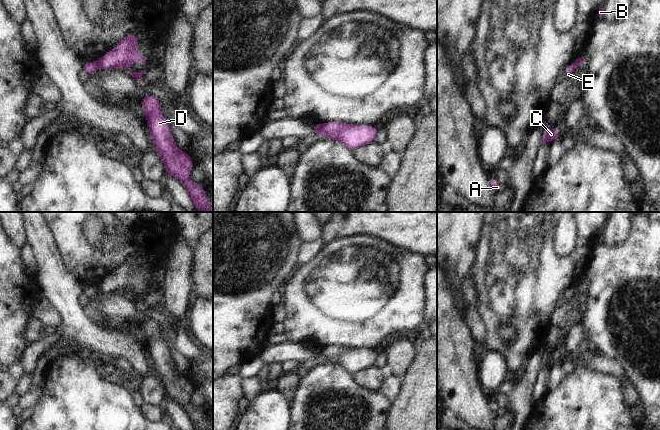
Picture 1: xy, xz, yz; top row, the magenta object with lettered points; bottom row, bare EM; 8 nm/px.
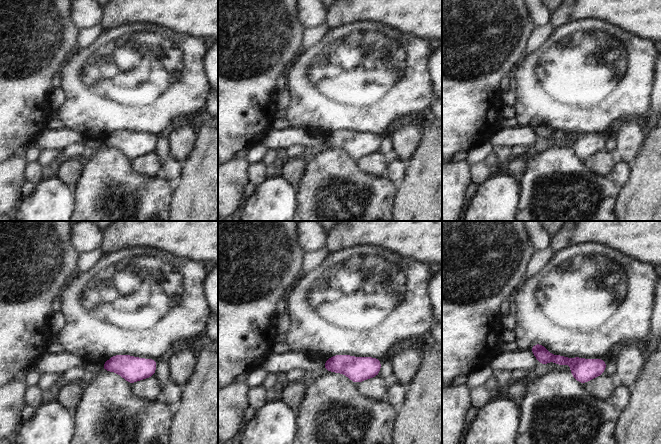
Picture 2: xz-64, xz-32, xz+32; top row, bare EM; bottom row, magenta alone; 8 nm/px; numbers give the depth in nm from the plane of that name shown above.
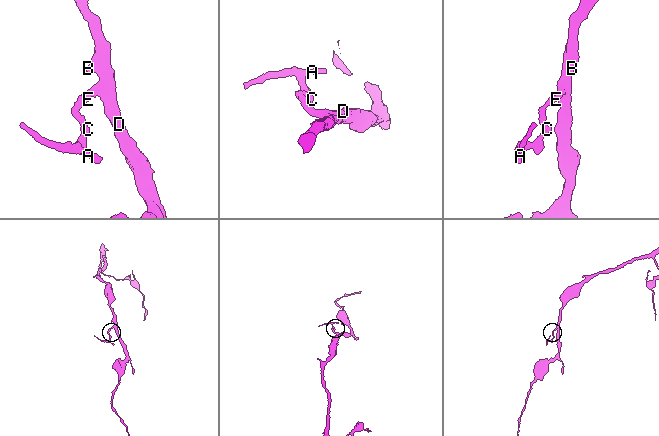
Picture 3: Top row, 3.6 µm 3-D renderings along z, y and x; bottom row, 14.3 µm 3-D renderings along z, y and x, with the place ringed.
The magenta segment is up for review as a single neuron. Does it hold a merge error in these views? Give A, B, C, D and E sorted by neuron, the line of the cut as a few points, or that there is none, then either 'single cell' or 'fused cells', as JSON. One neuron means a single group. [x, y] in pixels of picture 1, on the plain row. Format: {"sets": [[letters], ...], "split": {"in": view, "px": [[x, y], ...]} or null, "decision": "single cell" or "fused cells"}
{"sets": [["A", "C", "E"], ["B", "D"]], "split": {"in": "xz", "px": [[321, 348], [320, 354], [317, 357]]}, "decision": "fused cells"}

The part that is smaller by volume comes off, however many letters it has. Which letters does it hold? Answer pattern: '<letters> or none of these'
A, C, E

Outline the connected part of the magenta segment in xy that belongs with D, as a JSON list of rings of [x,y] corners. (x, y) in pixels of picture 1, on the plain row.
[[[147,318],[142,324],[142,331],[145,336],[144,342],[149,346],[148,353],[153,367],[163,384],[167,399],[176,401],[184,409],[194,430],[208,430],[208,422],[201,409],[195,408],[189,403],[194,388],[185,375],[177,372],[170,350],[161,339],[161,327]]]

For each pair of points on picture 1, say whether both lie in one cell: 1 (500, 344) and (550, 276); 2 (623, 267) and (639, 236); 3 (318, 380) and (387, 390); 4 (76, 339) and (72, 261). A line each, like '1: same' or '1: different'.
1: same
2: same
3: different
4: different

